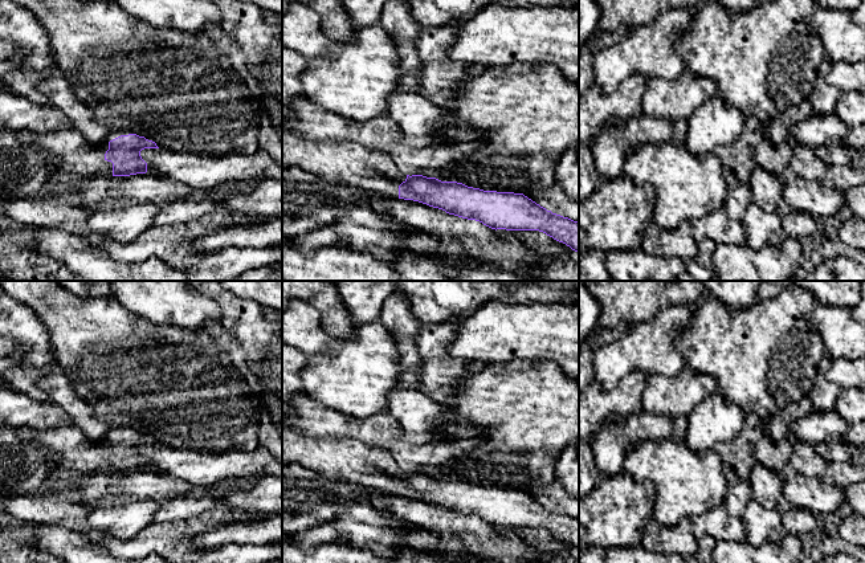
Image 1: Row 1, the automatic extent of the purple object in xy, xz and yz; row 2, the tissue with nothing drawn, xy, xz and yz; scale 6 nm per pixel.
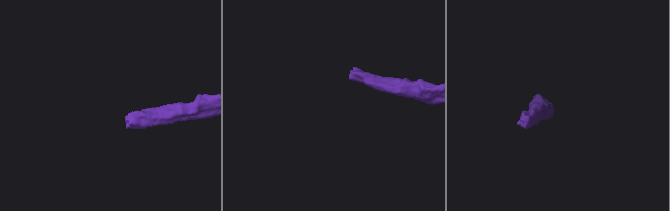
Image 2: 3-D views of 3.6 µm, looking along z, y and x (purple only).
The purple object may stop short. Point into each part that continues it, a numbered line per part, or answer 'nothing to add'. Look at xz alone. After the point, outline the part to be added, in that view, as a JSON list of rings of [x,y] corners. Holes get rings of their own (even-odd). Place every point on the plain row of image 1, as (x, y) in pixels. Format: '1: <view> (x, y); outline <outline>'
1: xz (349, 459); outline [[[282,427],[282,462],[297,462],[329,477],[338,477],[364,487],[399,494],[399,482],[405,478],[393,457],[354,437],[319,437],[305,435],[290,427]]]

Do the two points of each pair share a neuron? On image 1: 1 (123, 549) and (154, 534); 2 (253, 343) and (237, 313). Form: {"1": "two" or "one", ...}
{"1": "one", "2": "one"}

